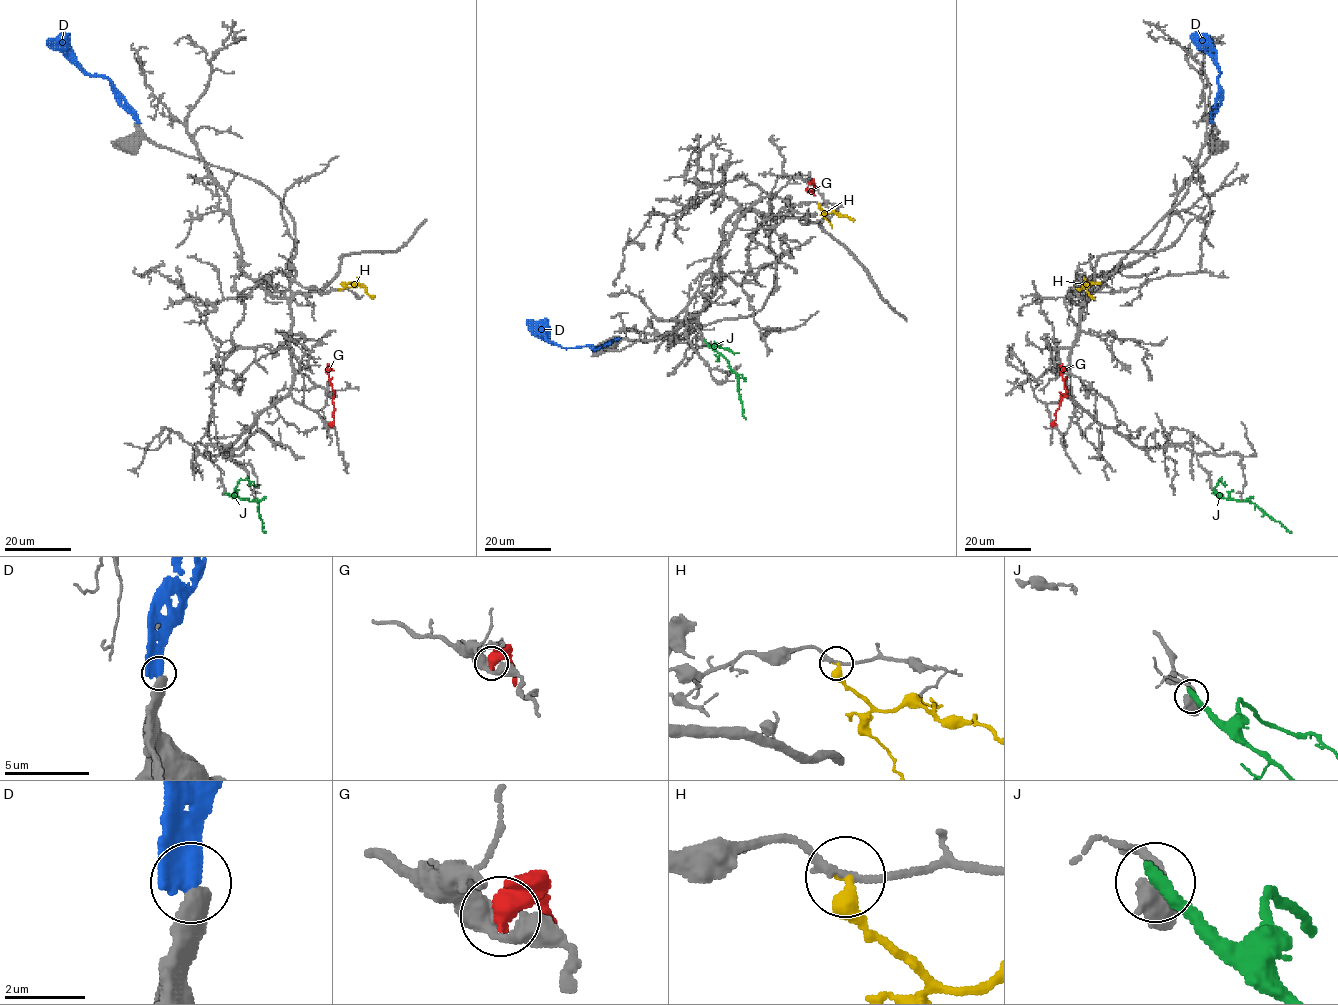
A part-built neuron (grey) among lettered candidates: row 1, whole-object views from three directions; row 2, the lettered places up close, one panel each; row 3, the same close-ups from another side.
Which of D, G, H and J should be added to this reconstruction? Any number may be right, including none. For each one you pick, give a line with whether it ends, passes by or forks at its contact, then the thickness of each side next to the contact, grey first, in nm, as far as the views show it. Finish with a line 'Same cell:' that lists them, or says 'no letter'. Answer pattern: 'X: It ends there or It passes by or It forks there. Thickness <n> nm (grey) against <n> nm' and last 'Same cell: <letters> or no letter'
Same cell: no letter

